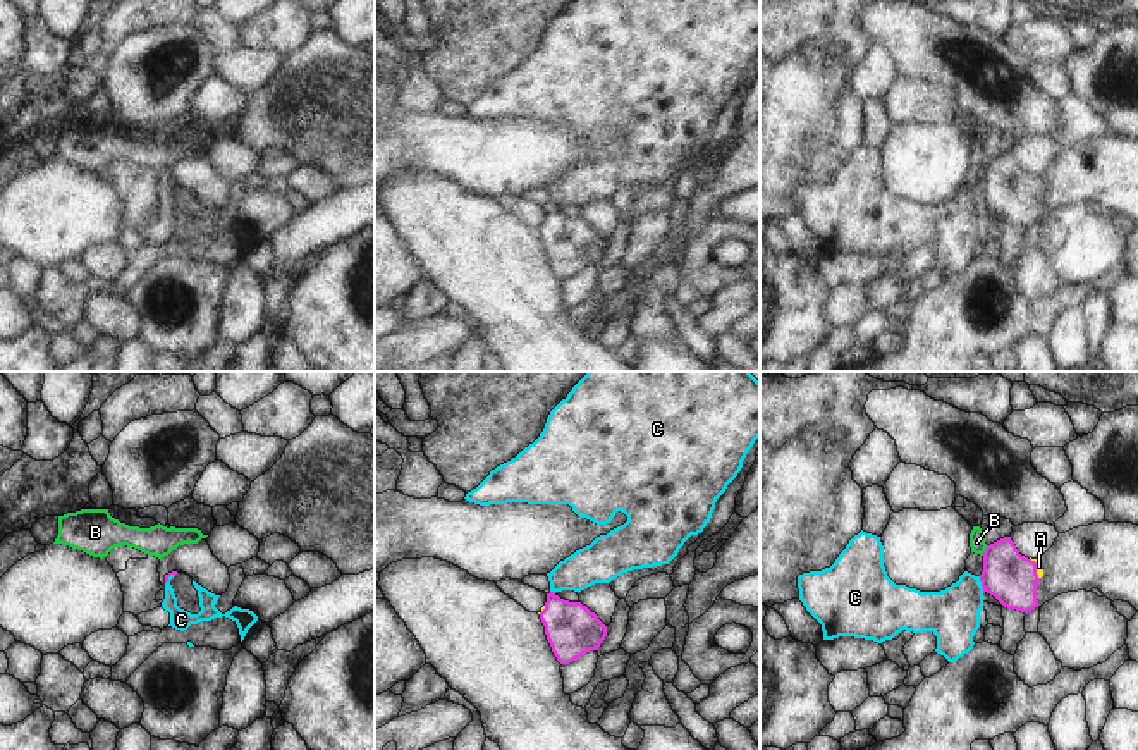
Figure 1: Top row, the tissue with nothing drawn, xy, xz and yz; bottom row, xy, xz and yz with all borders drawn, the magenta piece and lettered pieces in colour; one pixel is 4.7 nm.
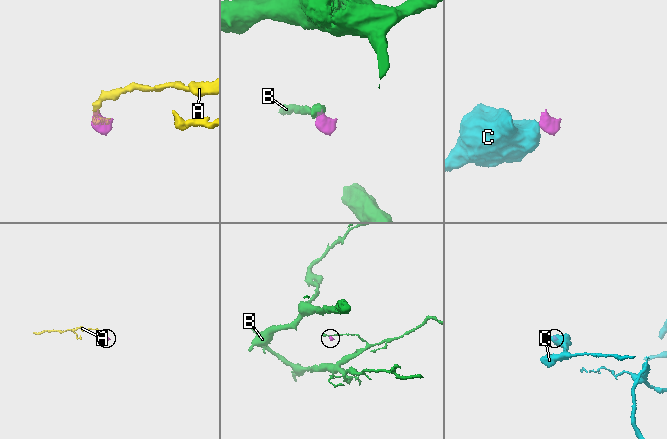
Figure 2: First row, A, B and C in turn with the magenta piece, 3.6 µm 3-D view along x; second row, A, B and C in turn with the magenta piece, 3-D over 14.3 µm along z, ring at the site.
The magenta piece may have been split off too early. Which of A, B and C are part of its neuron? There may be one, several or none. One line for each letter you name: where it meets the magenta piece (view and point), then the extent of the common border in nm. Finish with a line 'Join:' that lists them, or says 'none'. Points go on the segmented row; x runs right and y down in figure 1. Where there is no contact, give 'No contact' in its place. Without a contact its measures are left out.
A: Touches magenta at yz (1035, 568). Shared border 120 nm
Join: A

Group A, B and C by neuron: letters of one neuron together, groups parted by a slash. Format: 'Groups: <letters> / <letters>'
Groups: A / B / C

